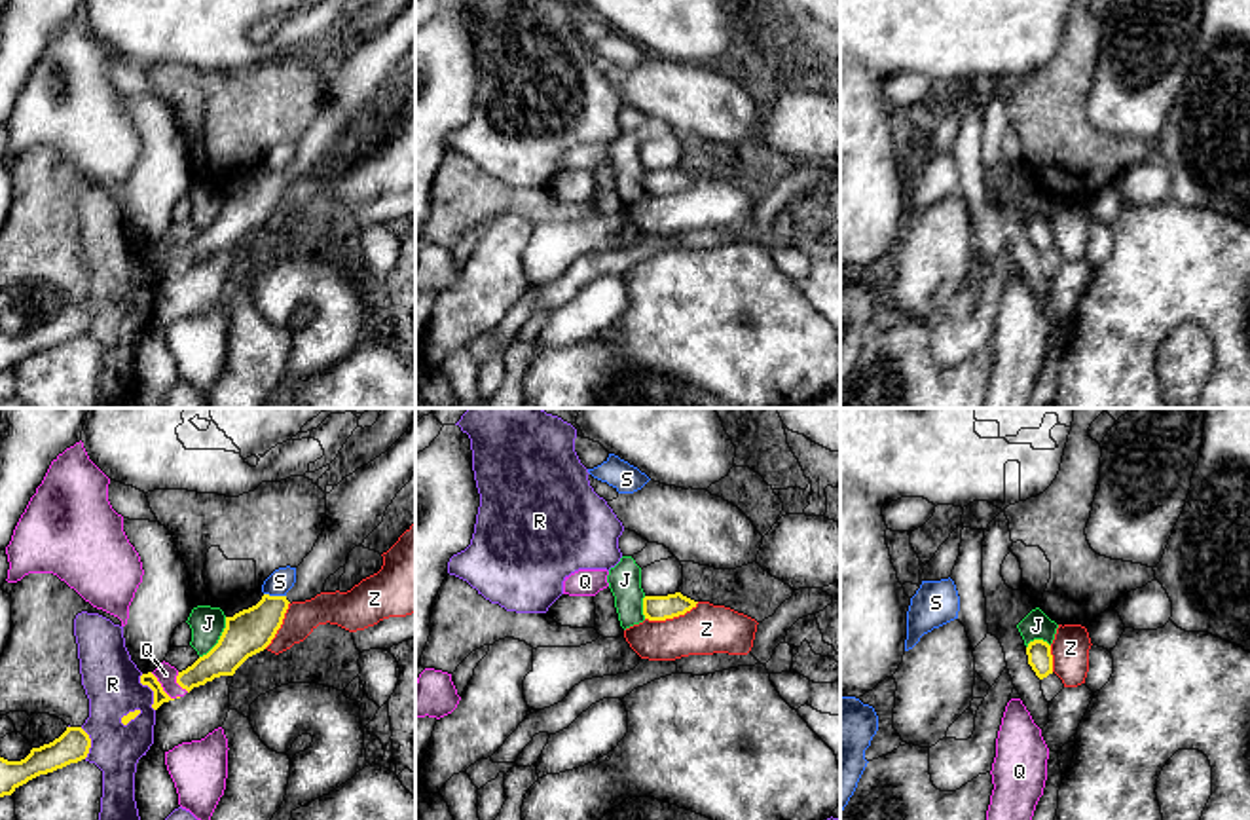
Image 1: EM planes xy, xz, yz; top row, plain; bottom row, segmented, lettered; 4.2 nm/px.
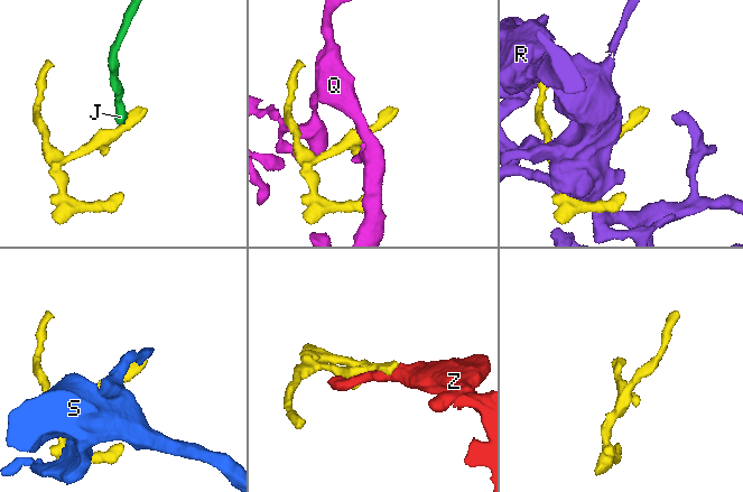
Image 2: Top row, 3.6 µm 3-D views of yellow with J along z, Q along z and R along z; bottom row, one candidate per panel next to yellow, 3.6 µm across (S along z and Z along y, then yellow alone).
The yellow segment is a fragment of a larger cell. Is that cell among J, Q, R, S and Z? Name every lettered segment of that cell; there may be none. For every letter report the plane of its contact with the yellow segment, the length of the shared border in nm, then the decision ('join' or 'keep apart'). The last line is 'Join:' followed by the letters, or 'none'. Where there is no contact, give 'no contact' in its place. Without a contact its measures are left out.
J: contact in xy; length 200 nm; keep apart
Q: contact in xy; length 170 nm; keep apart
R: contact in xy; length 170 nm; keep apart
S: contact in xy; length 100 nm; keep apart
Z: contact in xz; length 240 nm; keep apart
Join: none

